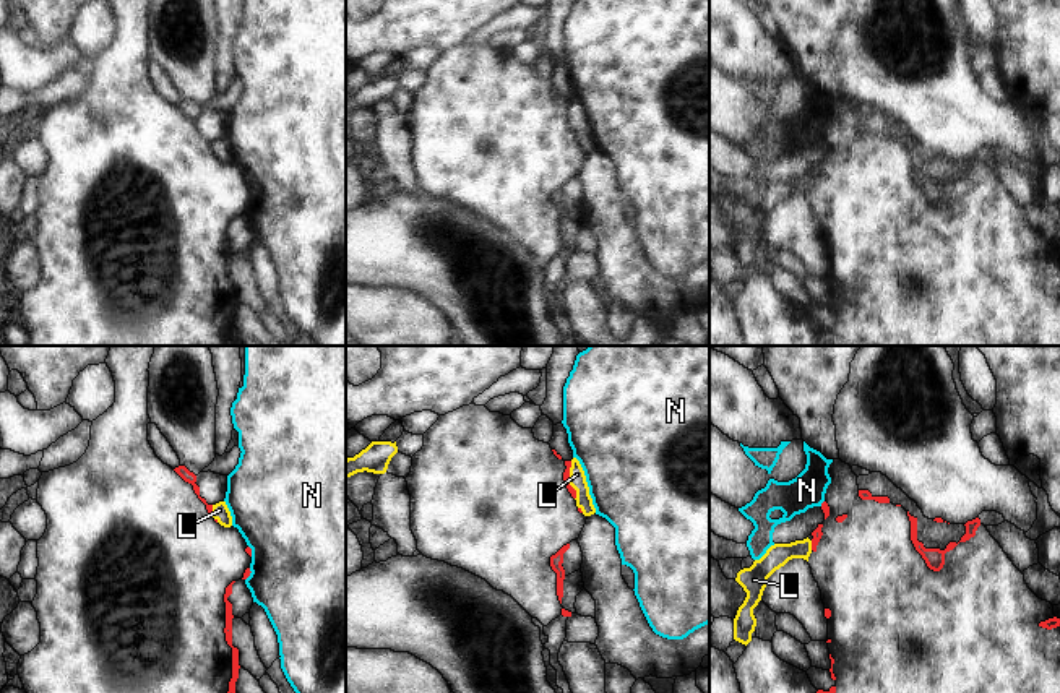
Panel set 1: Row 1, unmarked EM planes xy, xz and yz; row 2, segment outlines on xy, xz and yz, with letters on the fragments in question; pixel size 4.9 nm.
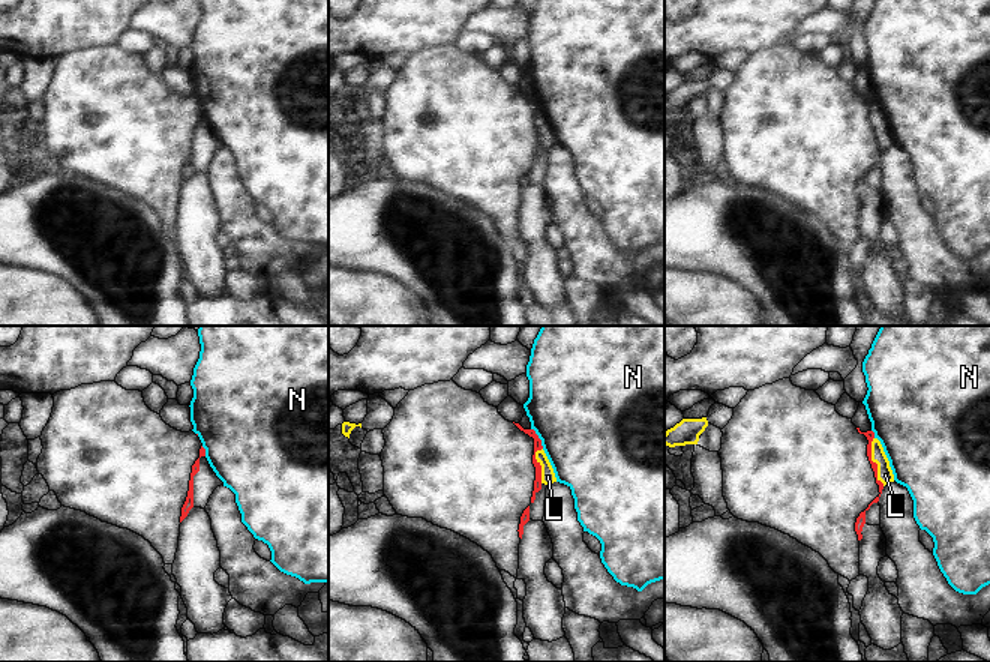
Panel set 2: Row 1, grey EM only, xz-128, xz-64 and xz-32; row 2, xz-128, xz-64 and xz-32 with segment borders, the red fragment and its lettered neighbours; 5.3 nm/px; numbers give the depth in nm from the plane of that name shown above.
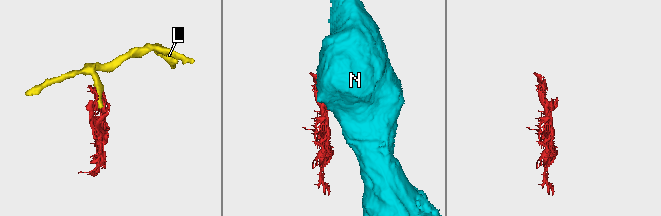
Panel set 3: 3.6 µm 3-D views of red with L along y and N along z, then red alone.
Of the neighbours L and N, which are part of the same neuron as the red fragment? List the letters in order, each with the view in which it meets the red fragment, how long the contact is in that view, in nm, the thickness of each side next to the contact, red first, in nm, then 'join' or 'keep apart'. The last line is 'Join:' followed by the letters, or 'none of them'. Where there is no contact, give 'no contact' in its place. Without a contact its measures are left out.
L: meets red in xz; contact 190 nm long; 40 nm thick on the red side, 80 nm on the other; keep apart
N: meets red in xy; contact 70 nm long; 30 nm thick on the red side, 480 nm on the other; keep apart
Join: none of them

